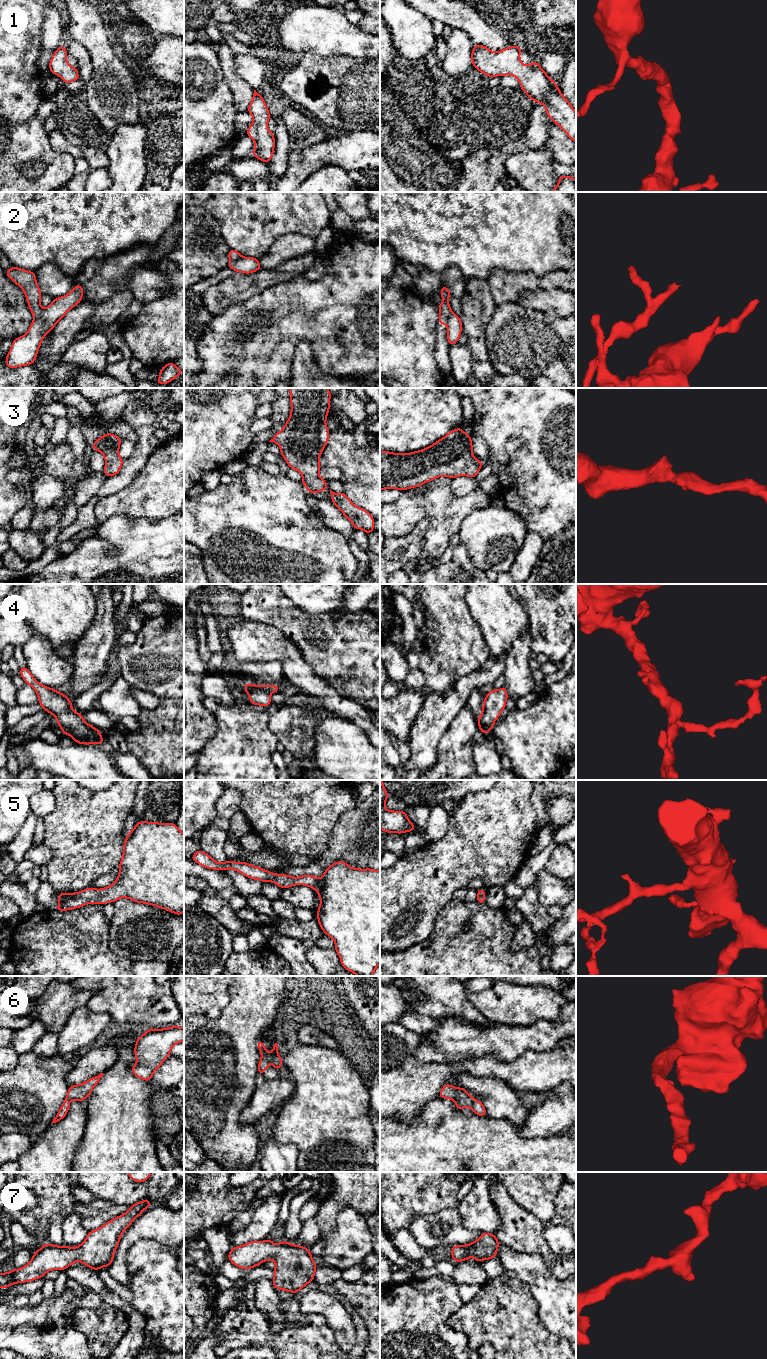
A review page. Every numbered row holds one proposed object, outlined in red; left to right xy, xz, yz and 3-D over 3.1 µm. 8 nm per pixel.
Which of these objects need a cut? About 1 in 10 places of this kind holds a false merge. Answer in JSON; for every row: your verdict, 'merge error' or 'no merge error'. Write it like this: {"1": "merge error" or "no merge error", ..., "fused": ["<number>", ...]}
{"1": "no merge error", "2": "merge error", "3": "no merge error", "4": "no merge error", "5": "no merge error", "6": "no merge error", "7": "no merge error", "fused": ["2"]}

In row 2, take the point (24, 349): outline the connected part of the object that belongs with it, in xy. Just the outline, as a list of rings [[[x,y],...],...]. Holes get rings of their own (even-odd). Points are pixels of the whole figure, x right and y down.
[[[77,284],[67,295],[55,298],[40,317],[33,319],[27,333],[14,339],[5,365],[16,368],[34,364],[43,338],[69,310],[82,301],[83,293],[83,287]]]

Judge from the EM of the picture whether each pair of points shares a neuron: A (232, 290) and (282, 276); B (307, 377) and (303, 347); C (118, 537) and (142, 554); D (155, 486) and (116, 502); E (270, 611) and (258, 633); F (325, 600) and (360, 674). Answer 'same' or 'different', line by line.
A: same
B: same
C: same
D: same
E: different
F: different

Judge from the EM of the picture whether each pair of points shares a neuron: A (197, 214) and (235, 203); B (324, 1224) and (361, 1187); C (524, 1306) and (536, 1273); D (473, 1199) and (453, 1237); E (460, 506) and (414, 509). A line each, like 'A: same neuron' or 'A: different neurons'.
A: different neurons
B: same neuron
C: different neurons
D: different neurons
E: same neuron

